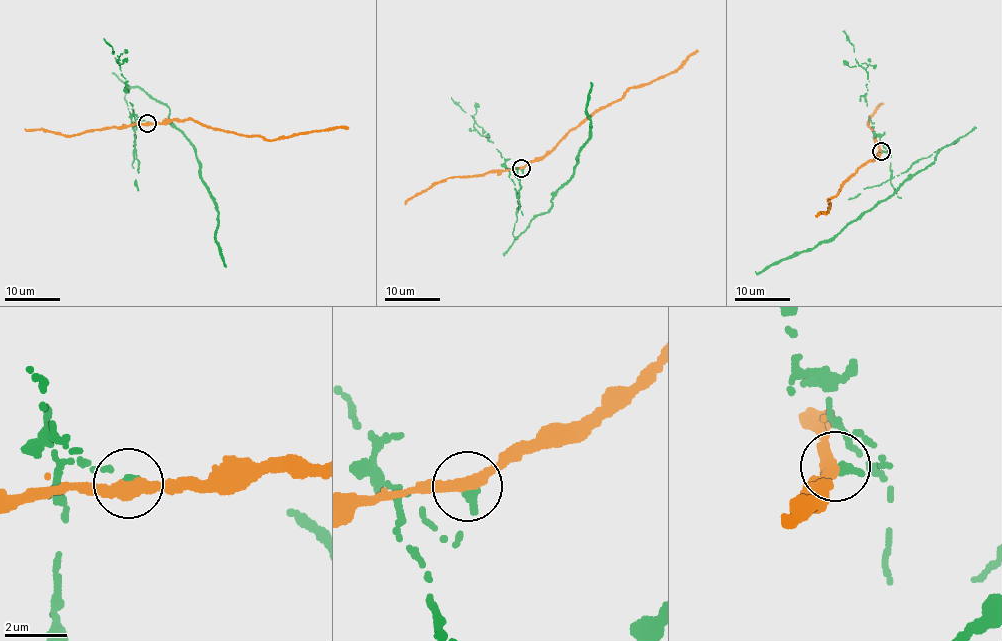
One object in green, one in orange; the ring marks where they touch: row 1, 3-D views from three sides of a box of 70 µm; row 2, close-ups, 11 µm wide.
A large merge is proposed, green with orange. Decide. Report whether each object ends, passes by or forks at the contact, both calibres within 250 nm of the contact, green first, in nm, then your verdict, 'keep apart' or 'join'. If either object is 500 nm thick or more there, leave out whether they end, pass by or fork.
green ends | orange passes by | 320/360 nm | keep apart

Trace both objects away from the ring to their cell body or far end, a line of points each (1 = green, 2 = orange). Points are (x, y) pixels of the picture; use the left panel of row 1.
1: (148, 122), (135, 120), (136, 149), (123, 97), (134, 87), (165, 103), (193, 145), (218, 213), (224, 265)
2: (148, 122), (190, 119), (239, 135), (272, 140), (348, 127)

